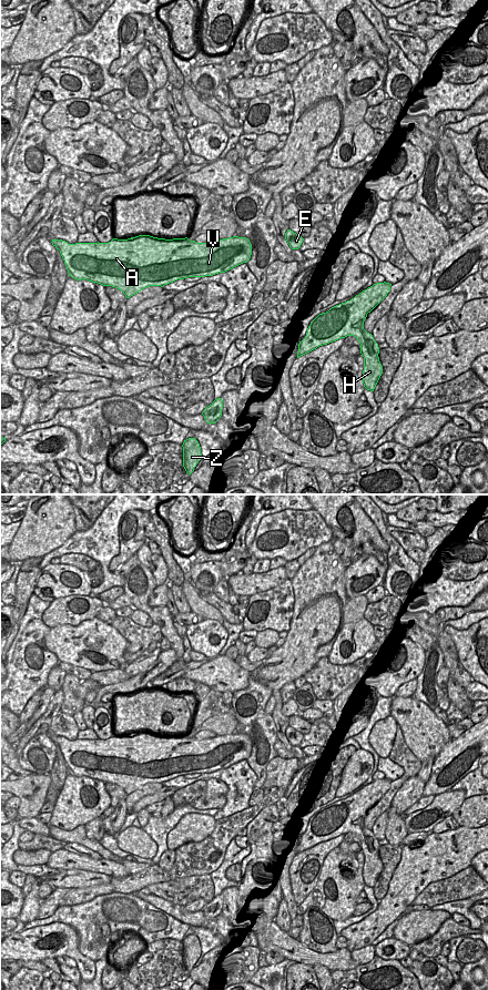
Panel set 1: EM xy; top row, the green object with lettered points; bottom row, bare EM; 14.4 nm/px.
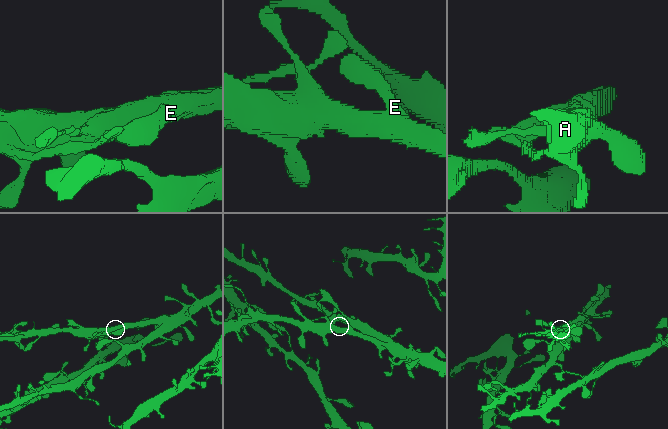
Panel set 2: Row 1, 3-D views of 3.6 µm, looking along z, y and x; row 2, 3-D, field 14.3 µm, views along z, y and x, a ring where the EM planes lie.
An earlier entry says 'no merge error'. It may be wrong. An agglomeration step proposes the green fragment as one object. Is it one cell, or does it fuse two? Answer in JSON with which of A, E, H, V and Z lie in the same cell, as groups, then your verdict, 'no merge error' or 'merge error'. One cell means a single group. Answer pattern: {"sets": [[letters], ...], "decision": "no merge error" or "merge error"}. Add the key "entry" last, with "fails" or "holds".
{"sets": [["A", "E", "H", "V", "Z"]], "decision": "no merge error", "entry": "holds"}

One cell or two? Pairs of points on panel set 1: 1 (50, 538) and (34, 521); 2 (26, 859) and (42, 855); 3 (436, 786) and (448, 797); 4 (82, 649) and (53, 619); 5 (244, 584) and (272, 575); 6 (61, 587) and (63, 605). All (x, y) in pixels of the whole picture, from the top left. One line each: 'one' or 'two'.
1: one
2: one
3: two
4: two
5: one
6: two

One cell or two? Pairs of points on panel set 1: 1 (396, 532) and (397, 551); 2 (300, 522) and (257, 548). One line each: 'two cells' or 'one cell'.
1: two cells
2: one cell

